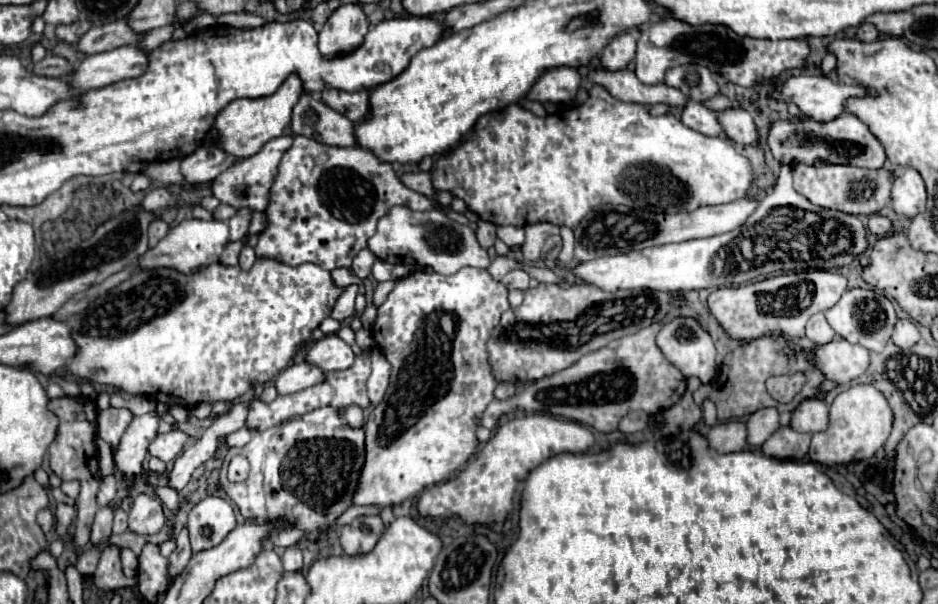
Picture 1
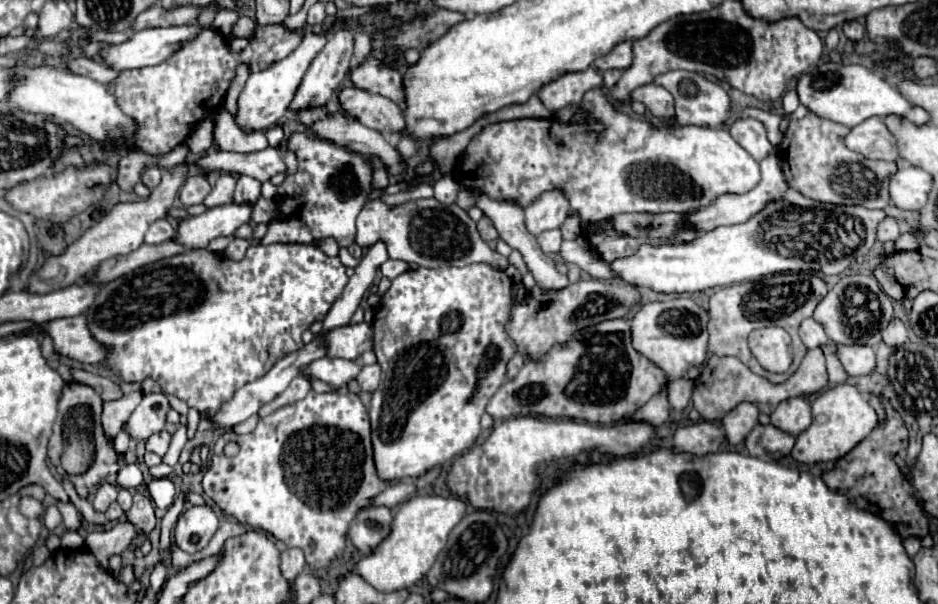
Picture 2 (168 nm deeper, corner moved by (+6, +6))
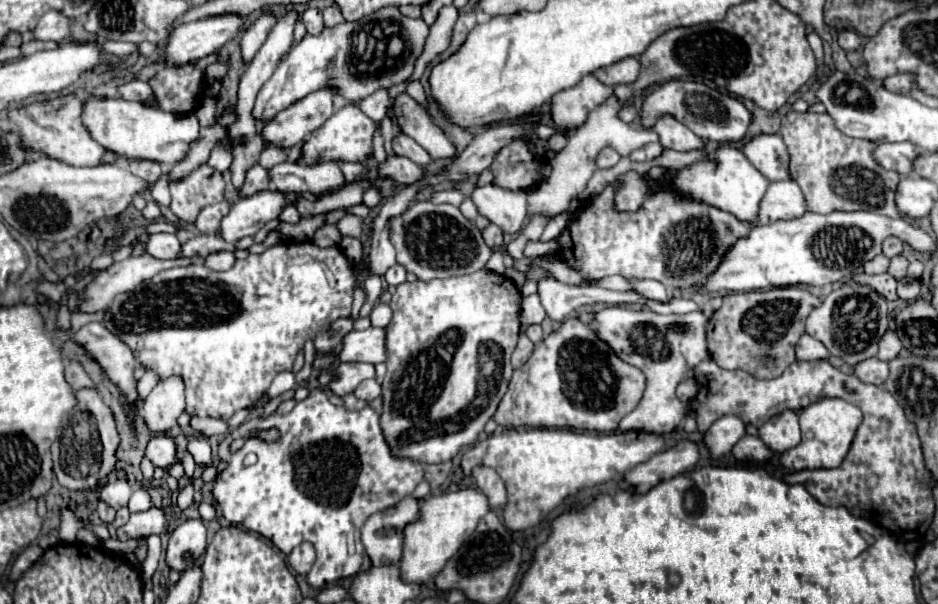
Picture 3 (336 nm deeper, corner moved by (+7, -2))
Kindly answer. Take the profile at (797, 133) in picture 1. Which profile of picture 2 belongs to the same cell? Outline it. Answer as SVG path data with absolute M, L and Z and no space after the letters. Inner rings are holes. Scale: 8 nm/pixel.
M869 118L855 126L845 136L845 144L869 160L899 160L897 140L881 118Z

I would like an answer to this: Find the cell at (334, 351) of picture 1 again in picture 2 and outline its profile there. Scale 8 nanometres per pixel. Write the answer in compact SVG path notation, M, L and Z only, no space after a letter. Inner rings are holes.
M367 322L335 328L327 334L327 356L357 360L373 348L373 328Z

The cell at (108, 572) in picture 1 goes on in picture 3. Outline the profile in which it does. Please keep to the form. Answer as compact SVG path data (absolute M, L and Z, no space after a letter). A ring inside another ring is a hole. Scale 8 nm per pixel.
M150 508L140 514L130 514L130 520L118 528L118 540L126 542L130 538L138 536L150 536L160 534L166 530L166 516L158 508Z

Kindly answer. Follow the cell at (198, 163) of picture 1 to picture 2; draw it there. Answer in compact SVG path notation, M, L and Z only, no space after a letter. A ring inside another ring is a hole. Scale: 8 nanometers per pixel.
M265 148L253 154L237 152L215 152L211 150L205 158L199 160L199 166L207 170L227 170L237 174L247 174L261 182L271 180L275 174L285 174L287 166L275 148Z

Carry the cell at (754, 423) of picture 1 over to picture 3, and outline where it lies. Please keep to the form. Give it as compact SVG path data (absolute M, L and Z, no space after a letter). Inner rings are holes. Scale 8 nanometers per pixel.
M722 416L704 434L704 442L710 448L712 456L724 456L734 448L734 444L744 434L746 434L746 422L742 418L738 418L738 416Z

